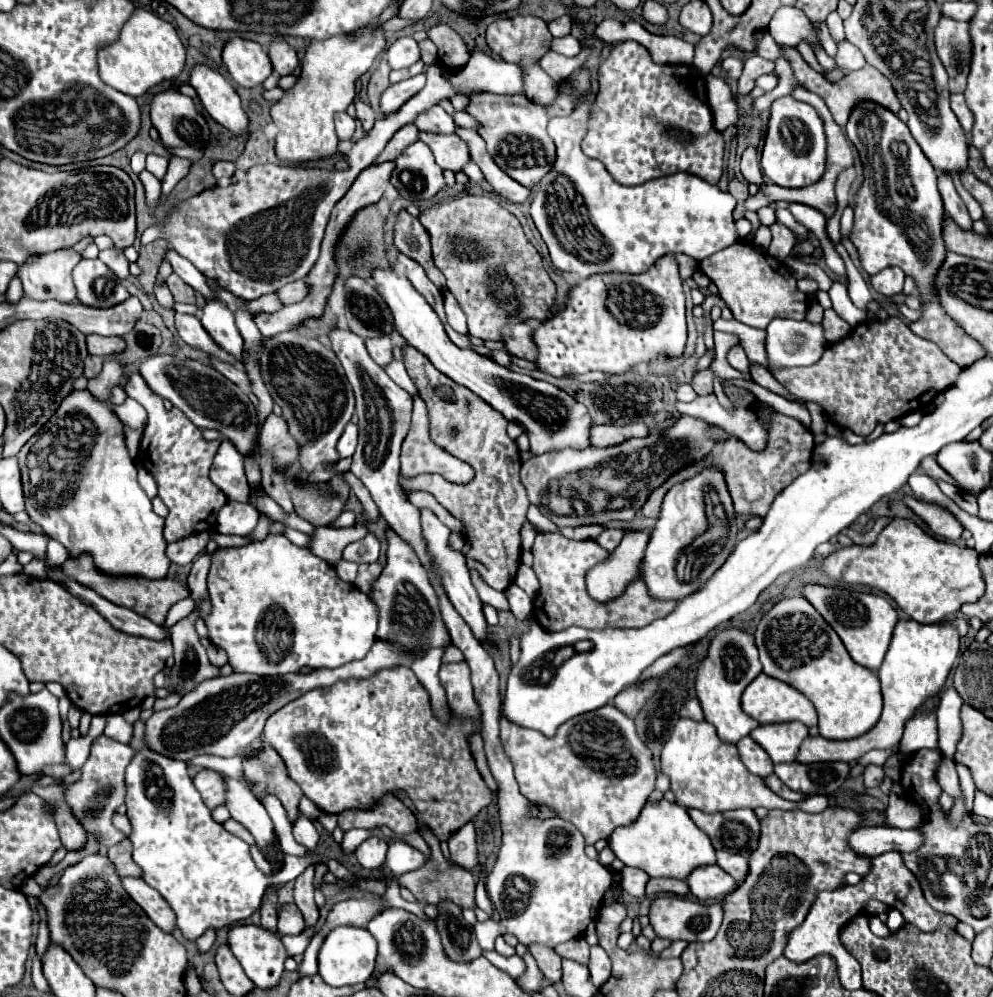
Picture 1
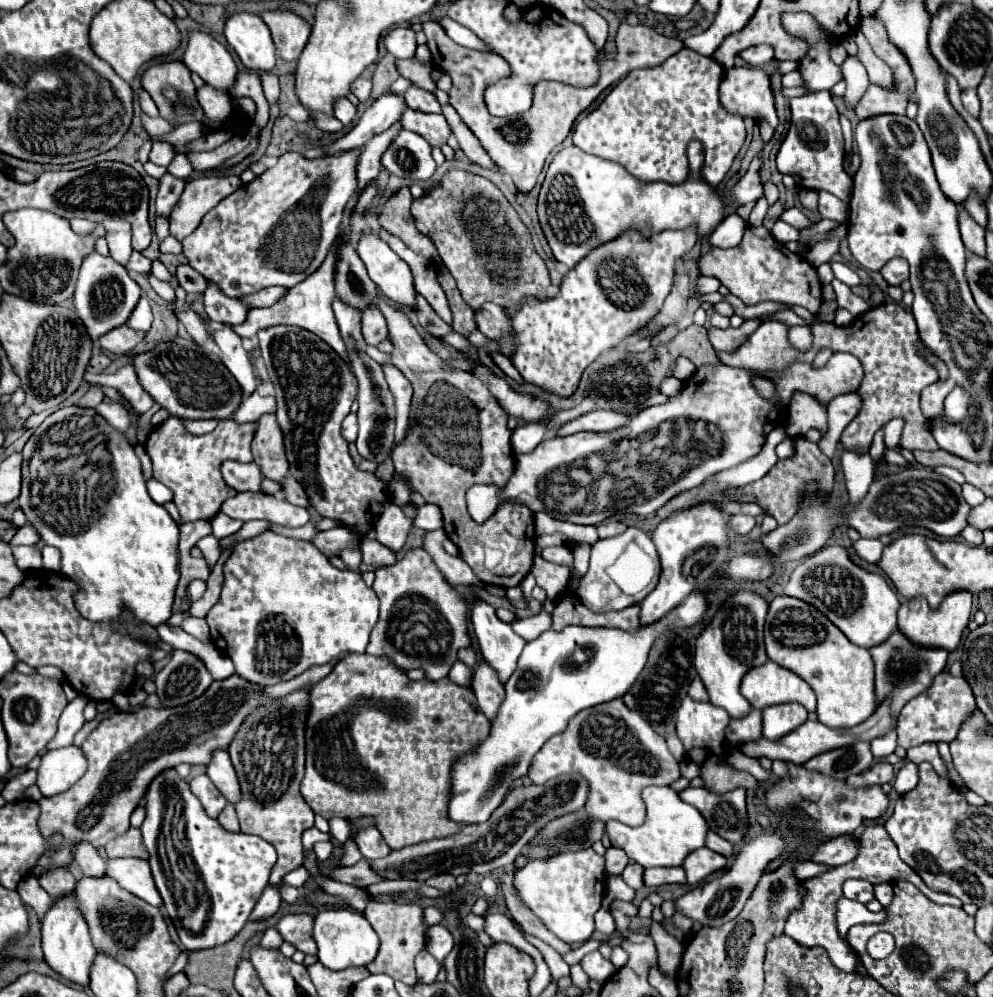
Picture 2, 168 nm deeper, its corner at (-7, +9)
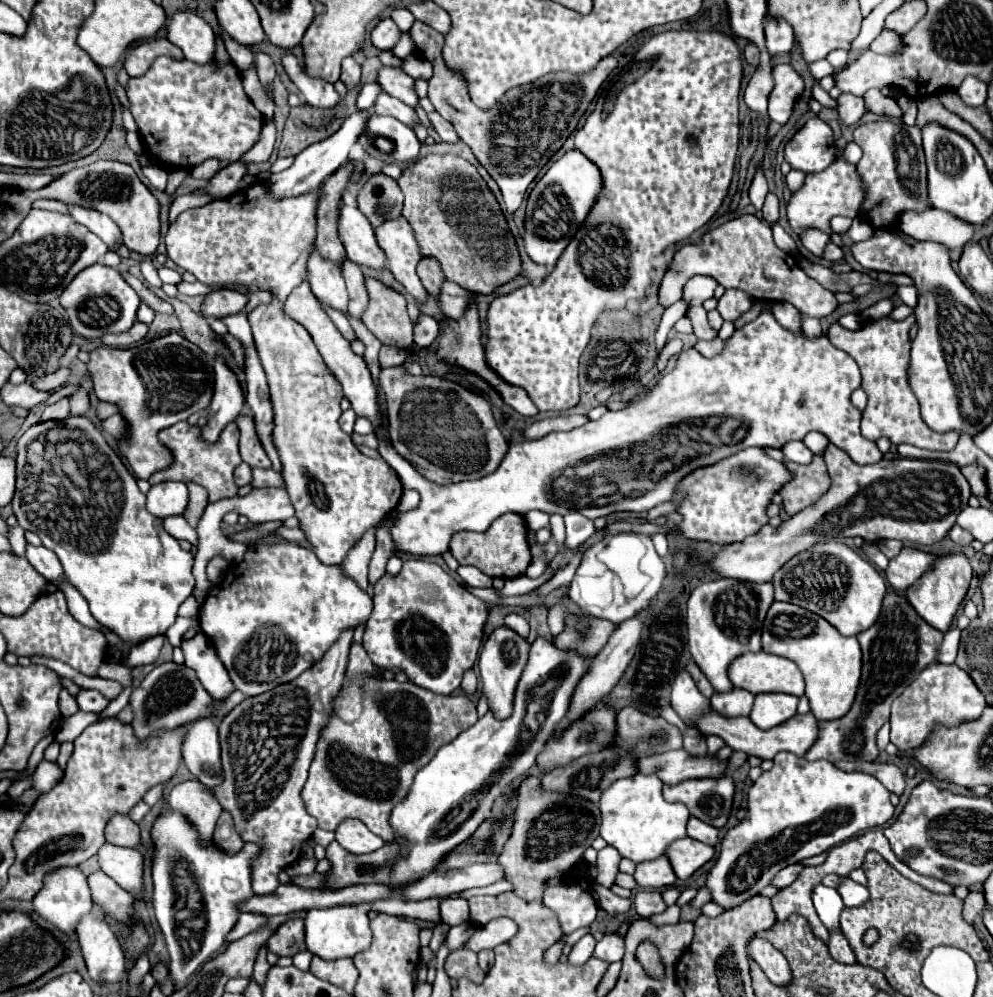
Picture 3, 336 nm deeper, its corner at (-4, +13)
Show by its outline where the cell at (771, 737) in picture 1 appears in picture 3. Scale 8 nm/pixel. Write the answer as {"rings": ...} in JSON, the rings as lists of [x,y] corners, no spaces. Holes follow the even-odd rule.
{"rings":[[[781,693],[757,695],[749,719],[755,725],[759,725],[759,729],[771,729],[791,719],[797,713],[797,703],[799,697],[793,695],[781,695]]]}

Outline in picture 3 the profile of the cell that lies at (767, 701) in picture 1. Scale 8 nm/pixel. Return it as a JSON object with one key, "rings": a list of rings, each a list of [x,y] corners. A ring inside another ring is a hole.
{"rings":[[[765,651],[737,657],[729,667],[729,679],[733,687],[745,689],[753,695],[789,693],[803,697],[805,693],[805,681],[799,667],[789,659]]]}

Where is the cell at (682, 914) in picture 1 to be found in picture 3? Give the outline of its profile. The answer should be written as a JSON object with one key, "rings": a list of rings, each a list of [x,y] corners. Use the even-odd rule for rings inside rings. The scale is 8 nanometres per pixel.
{"rings":[[[781,751],[773,769],[751,785],[747,819],[729,829],[721,843],[719,859],[705,881],[711,899],[733,909],[767,887],[783,867],[887,823],[893,811],[889,791],[873,775],[847,773],[829,761],[807,761]]]}

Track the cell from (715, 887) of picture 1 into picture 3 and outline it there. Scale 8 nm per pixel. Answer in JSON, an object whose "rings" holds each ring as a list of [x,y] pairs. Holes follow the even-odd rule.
{"rings":[[[691,837],[679,839],[667,849],[667,857],[669,857],[671,865],[673,865],[673,871],[683,881],[689,879],[709,859],[713,859],[713,855],[715,855],[713,847],[709,847],[705,843],[699,843],[695,839],[691,839]]]}

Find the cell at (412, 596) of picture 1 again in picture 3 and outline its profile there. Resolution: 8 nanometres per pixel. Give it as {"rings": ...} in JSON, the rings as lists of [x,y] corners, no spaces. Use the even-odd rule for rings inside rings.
{"rings":[[[407,559],[403,561],[403,567],[397,575],[385,573],[373,587],[373,601],[375,609],[365,625],[363,633],[363,647],[371,661],[383,669],[397,671],[401,669],[407,673],[409,681],[413,681],[419,687],[425,687],[439,695],[449,695],[461,685],[463,671],[471,669],[483,637],[483,625],[487,619],[487,609],[495,605],[533,607],[536,604],[535,594],[530,593],[505,597],[498,603],[485,603],[471,595],[459,581],[455,581],[449,573],[445,573],[437,563],[429,563],[425,559]]]}

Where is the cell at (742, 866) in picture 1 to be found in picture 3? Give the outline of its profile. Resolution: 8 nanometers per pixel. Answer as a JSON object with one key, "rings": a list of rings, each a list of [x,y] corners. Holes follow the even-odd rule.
{"rings":[[[691,817],[691,819],[689,819],[687,835],[689,835],[691,839],[697,839],[697,841],[701,841],[701,843],[705,843],[705,845],[711,845],[711,847],[715,847],[715,845],[719,843],[719,831],[717,831],[715,827],[699,821],[697,817]]]}

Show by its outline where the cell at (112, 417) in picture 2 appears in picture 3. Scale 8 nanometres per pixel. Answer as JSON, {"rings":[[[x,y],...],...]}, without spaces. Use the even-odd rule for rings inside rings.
{"rings":[[[89,377],[81,379],[79,385],[81,385],[81,389],[71,395],[71,415],[85,415],[85,413],[89,413],[93,409],[91,395],[89,395],[91,393]]]}

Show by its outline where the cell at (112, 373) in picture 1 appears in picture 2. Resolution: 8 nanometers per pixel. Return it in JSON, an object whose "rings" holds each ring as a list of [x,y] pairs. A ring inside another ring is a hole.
{"rings":[[[90,387],[90,389],[76,401],[76,405],[78,405],[78,407],[86,407],[86,409],[94,409],[102,399],[104,399],[104,393],[102,393],[98,387]]]}

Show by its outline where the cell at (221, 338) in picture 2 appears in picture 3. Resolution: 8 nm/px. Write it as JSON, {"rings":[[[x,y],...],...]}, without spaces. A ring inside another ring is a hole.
{"rings":[[[219,355],[213,367],[215,367],[215,395],[207,409],[211,413],[211,421],[203,427],[203,437],[211,443],[217,441],[223,427],[231,423],[245,407],[245,391],[235,371],[227,365],[227,361]]]}

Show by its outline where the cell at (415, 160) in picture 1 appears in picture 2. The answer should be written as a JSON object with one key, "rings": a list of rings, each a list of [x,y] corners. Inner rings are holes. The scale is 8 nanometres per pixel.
{"rings":[[[400,129],[400,133],[392,139],[390,147],[382,155],[382,165],[392,175],[412,181],[428,179],[436,171],[428,141],[406,129]]]}

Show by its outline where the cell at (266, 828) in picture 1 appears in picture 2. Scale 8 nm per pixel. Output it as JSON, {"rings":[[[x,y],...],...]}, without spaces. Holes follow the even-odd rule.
{"rings":[[[216,749],[212,753],[210,763],[206,765],[206,775],[210,777],[210,781],[218,787],[218,791],[230,803],[236,803],[240,799],[240,787],[236,781],[236,771],[232,769],[232,763],[230,763],[226,749]]]}

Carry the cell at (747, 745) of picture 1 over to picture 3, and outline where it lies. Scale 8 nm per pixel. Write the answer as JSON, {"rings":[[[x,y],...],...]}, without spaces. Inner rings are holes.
{"rings":[[[733,689],[731,693],[725,695],[715,693],[711,697],[711,707],[727,719],[735,719],[735,717],[747,717],[753,709],[753,701],[755,701],[753,693],[743,689]]]}

